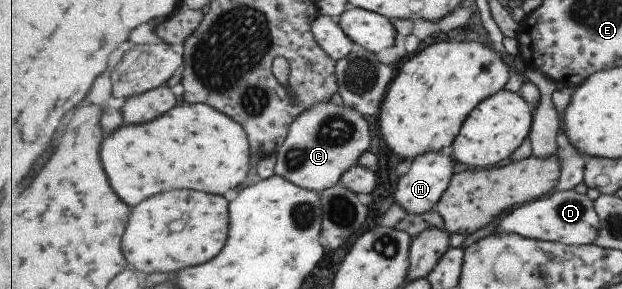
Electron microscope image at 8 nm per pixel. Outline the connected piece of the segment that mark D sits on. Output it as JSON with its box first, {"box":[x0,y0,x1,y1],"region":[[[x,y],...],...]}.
{"box":[496,189,601,246],"region":[[[573,189],[557,191],[515,208],[500,221],[496,231],[517,233],[531,239],[561,242],[570,246],[589,245],[595,244],[597,237],[601,235],[601,219],[595,201]]]}

